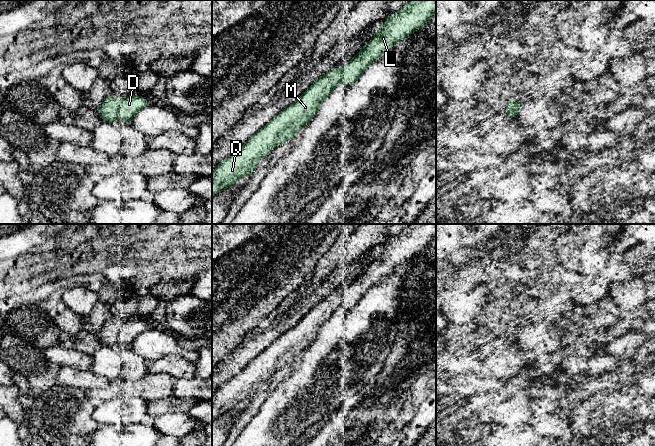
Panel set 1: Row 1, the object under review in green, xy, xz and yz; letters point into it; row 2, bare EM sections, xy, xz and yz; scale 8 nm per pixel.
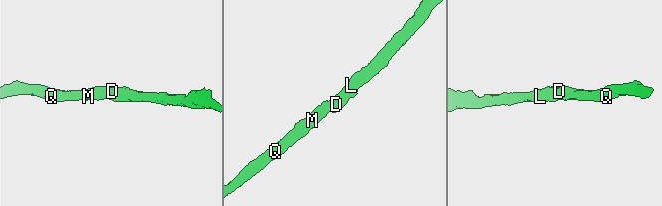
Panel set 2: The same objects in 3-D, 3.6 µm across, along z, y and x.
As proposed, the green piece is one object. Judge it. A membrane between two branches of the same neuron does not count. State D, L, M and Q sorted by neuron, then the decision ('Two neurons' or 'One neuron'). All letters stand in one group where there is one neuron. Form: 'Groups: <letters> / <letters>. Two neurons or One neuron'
Groups: D L M Q. One neuron

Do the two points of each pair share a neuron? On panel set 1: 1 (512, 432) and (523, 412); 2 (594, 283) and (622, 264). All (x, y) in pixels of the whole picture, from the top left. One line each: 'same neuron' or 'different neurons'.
1: different neurons
2: different neurons

